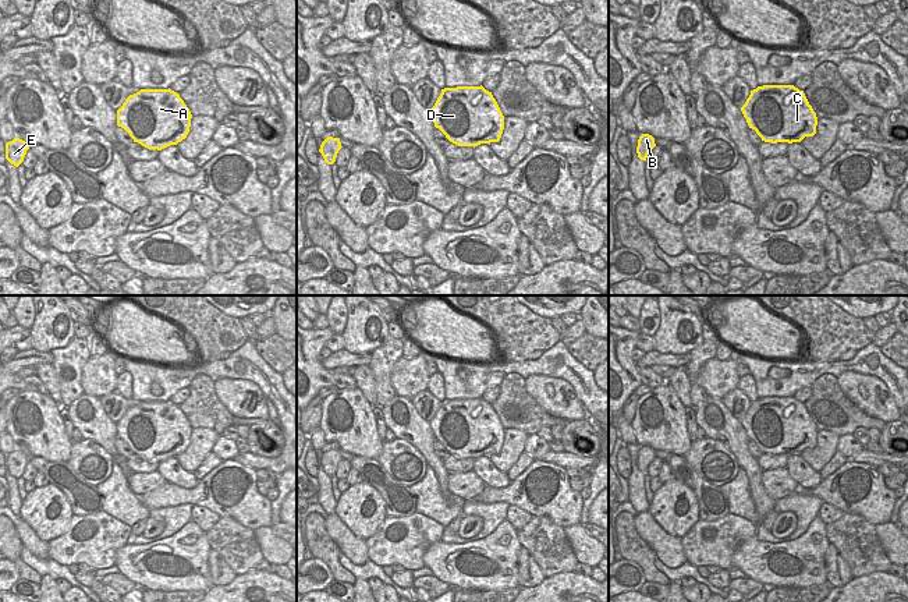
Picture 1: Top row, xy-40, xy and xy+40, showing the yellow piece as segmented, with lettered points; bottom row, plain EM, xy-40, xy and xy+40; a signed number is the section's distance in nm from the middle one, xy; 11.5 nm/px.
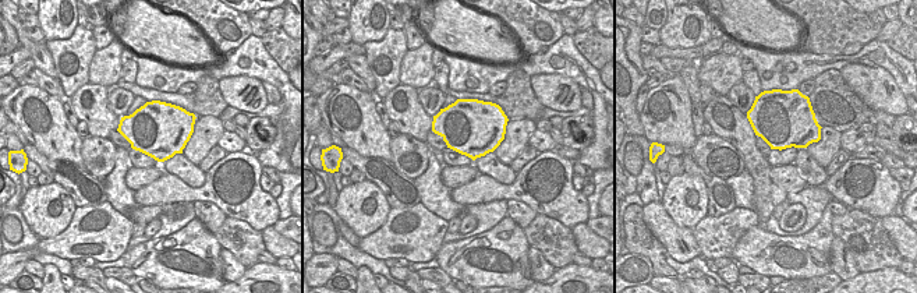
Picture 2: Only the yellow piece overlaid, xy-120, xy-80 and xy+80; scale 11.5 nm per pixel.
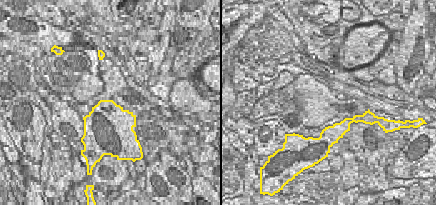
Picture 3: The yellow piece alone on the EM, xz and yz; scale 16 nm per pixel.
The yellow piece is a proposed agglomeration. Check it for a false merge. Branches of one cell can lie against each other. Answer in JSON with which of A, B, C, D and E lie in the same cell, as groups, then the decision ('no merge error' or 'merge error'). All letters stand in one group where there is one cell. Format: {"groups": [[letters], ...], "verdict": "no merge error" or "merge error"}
{"groups": [["A", "B", "C", "D", "E"]], "verdict": "no merge error"}

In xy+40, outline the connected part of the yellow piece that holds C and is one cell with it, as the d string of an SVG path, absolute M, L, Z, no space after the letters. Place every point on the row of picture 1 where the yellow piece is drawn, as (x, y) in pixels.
M763 85L741 107L749 128L765 142L801 142L816 134L817 117L804 91L794 85Z

